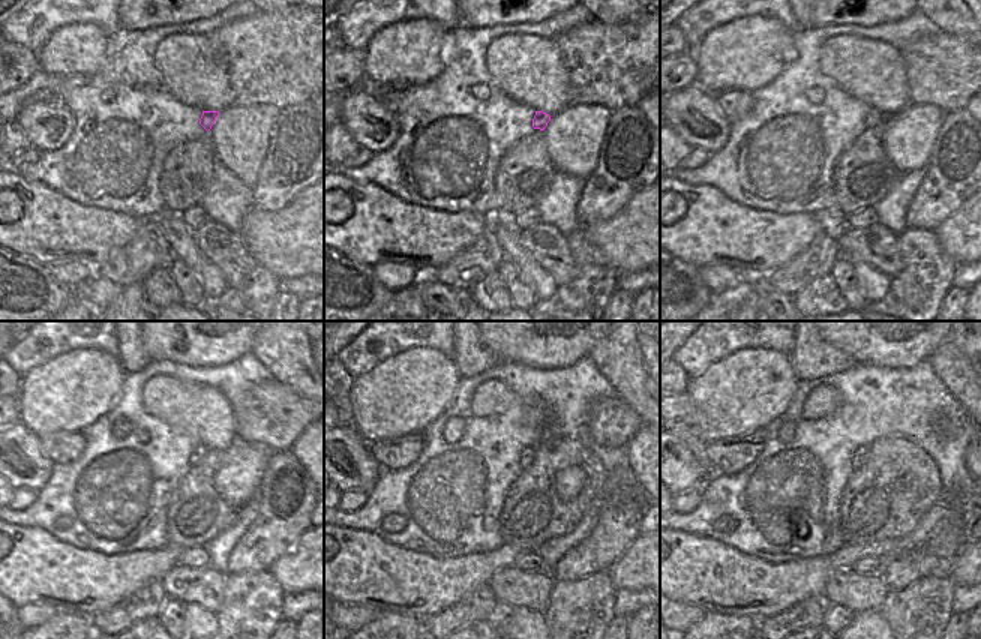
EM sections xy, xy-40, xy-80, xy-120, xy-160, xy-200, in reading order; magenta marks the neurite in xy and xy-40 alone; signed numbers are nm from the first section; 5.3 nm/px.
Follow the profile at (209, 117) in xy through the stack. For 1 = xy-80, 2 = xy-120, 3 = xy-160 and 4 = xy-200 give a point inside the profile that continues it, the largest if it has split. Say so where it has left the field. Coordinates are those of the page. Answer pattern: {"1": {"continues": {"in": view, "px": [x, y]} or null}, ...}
{"1": {"continues": {"in": "xy-80", "px": [875, 117]}}, "2": {"continues": {"in": "xy-120", "px": [200, 452]}}, "3": {"continues": {"in": "xy-160", "px": [527, 456]}}, "4": {"continues": {"in": "xy-200", "px": [861, 453]}}}

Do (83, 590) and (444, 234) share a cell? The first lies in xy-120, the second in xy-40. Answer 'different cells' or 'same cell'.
same cell

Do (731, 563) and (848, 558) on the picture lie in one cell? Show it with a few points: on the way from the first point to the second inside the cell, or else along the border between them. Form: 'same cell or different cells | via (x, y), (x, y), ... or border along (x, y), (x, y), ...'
same cell | via (759, 578), (807, 578), (819, 569)

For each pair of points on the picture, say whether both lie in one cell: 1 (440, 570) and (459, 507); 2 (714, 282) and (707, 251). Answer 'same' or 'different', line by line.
1: different
2: different

